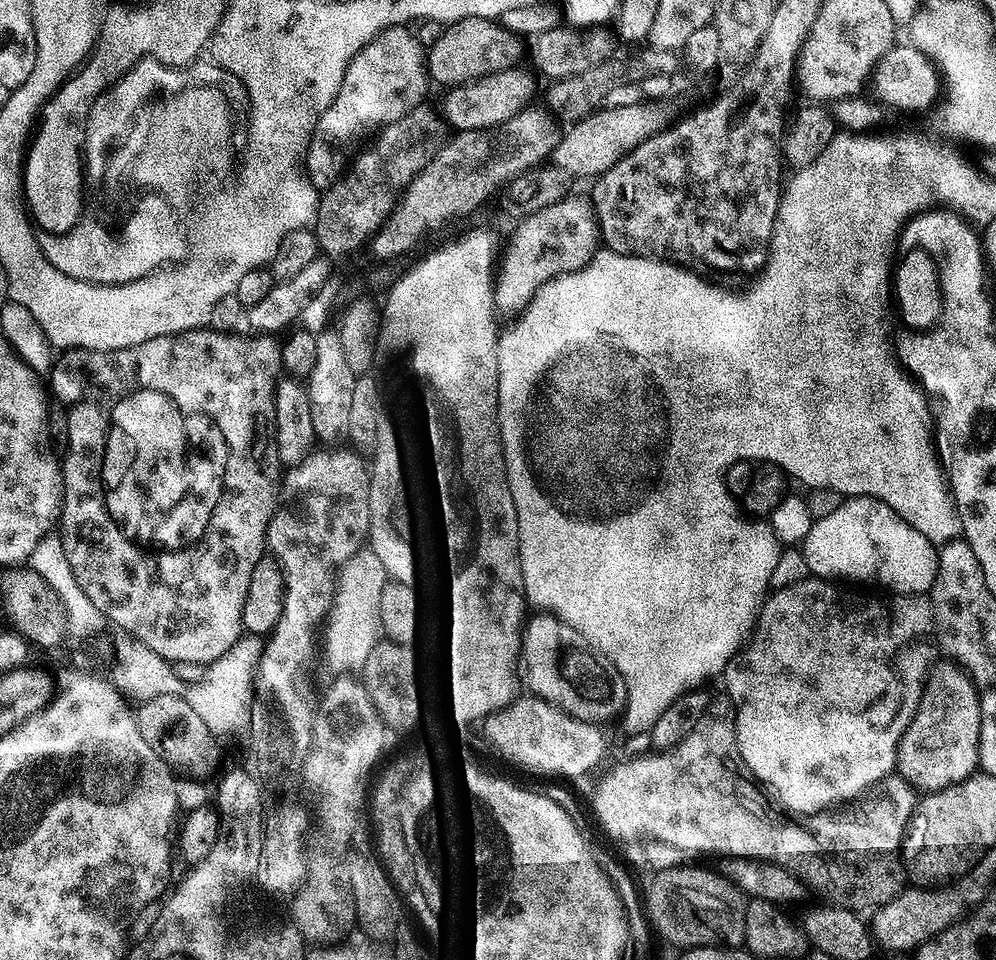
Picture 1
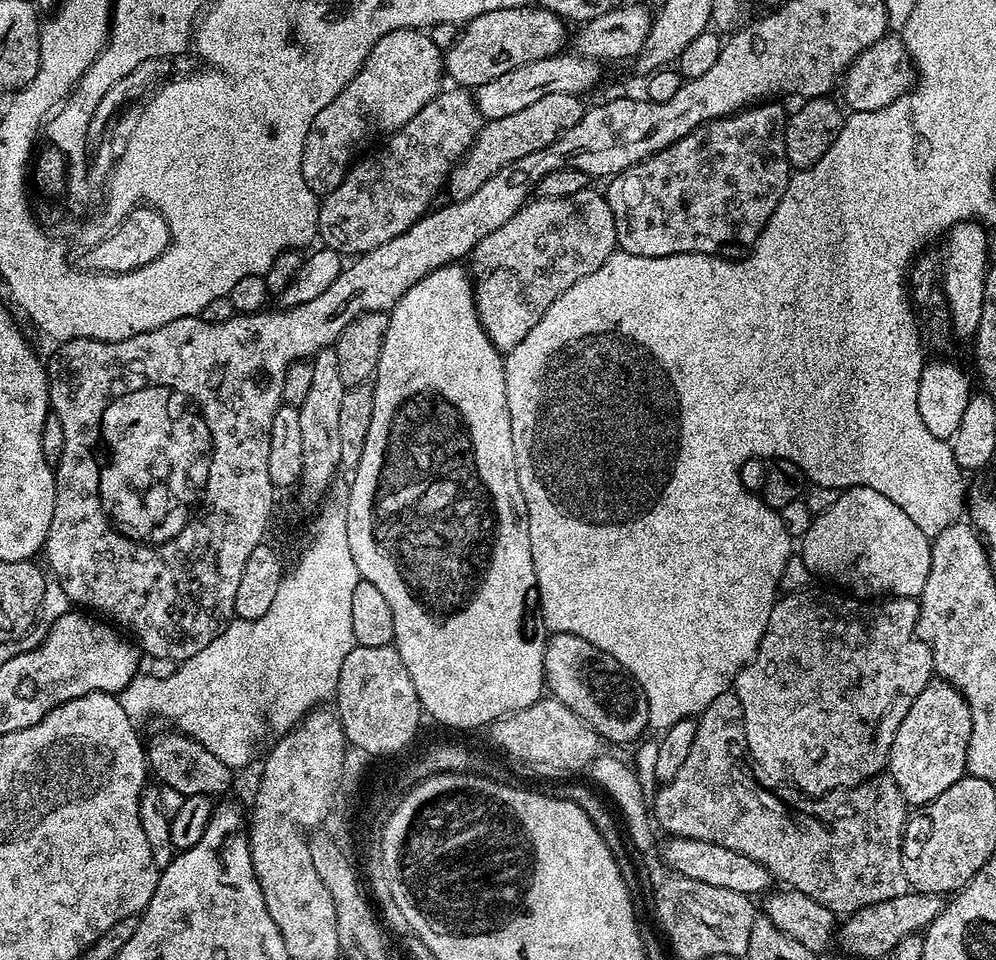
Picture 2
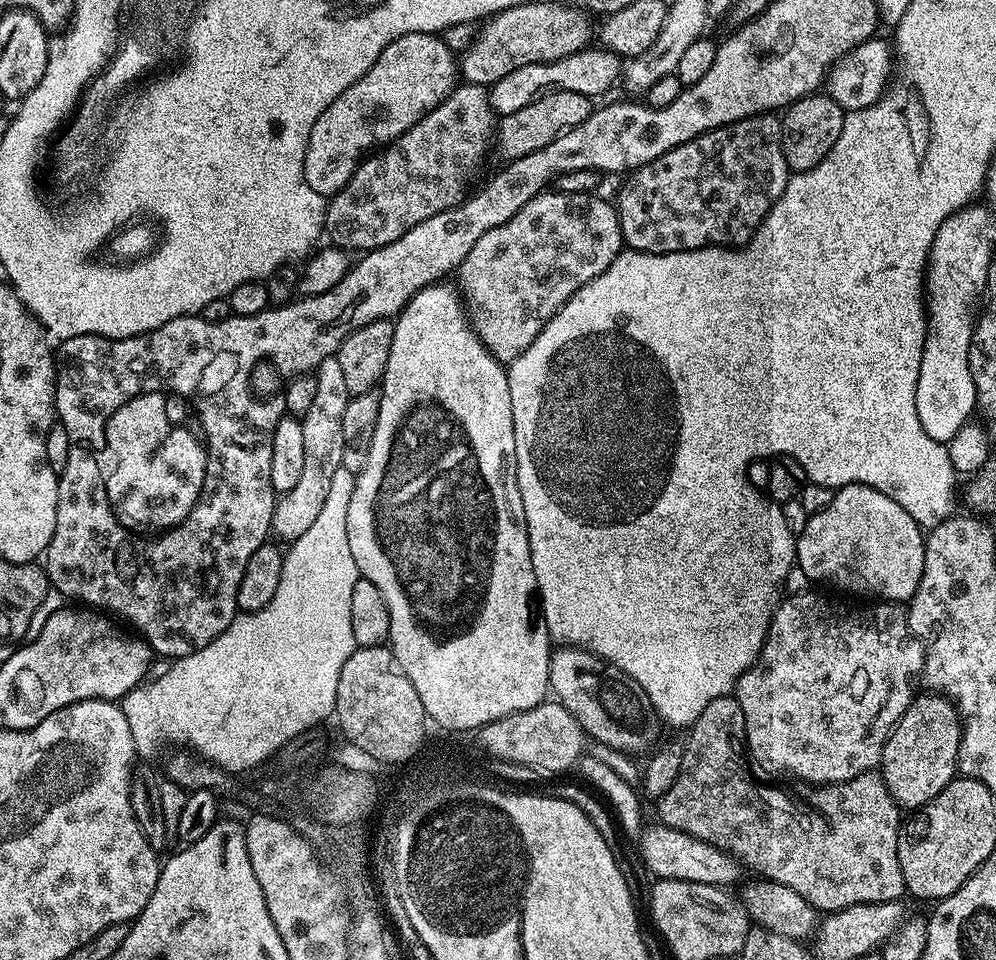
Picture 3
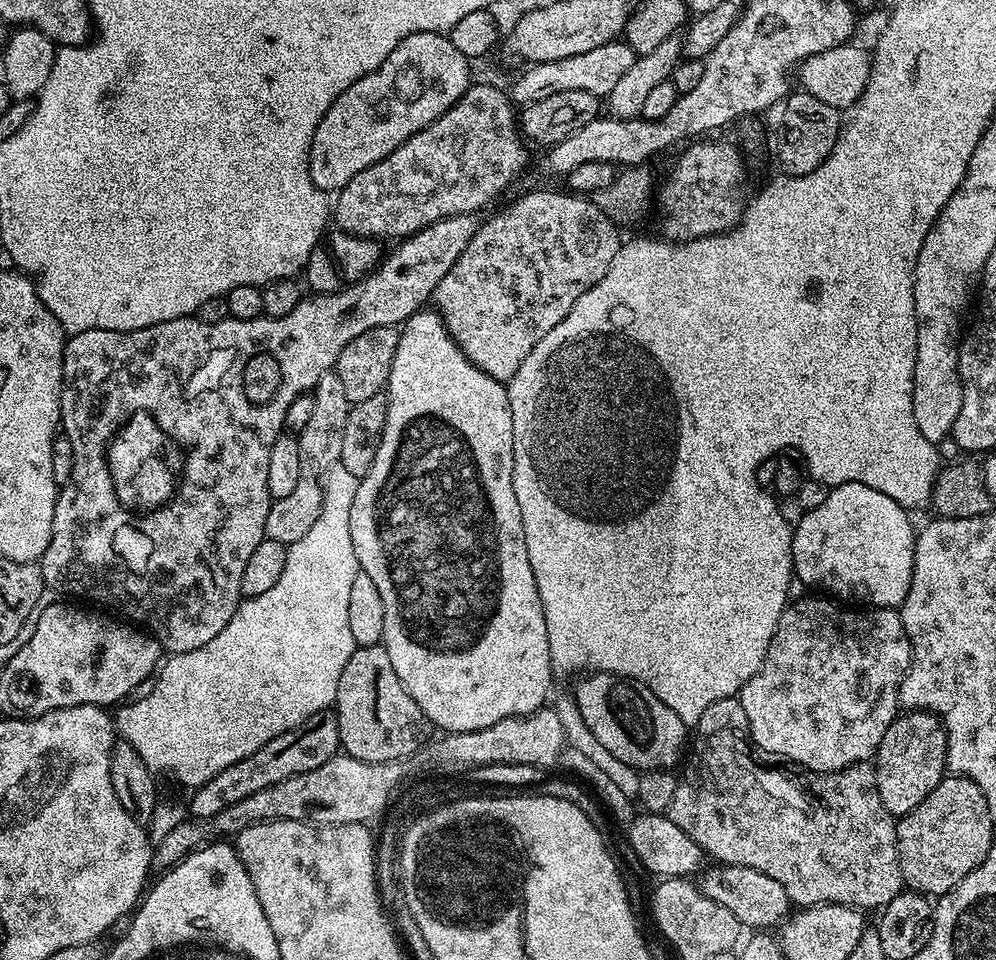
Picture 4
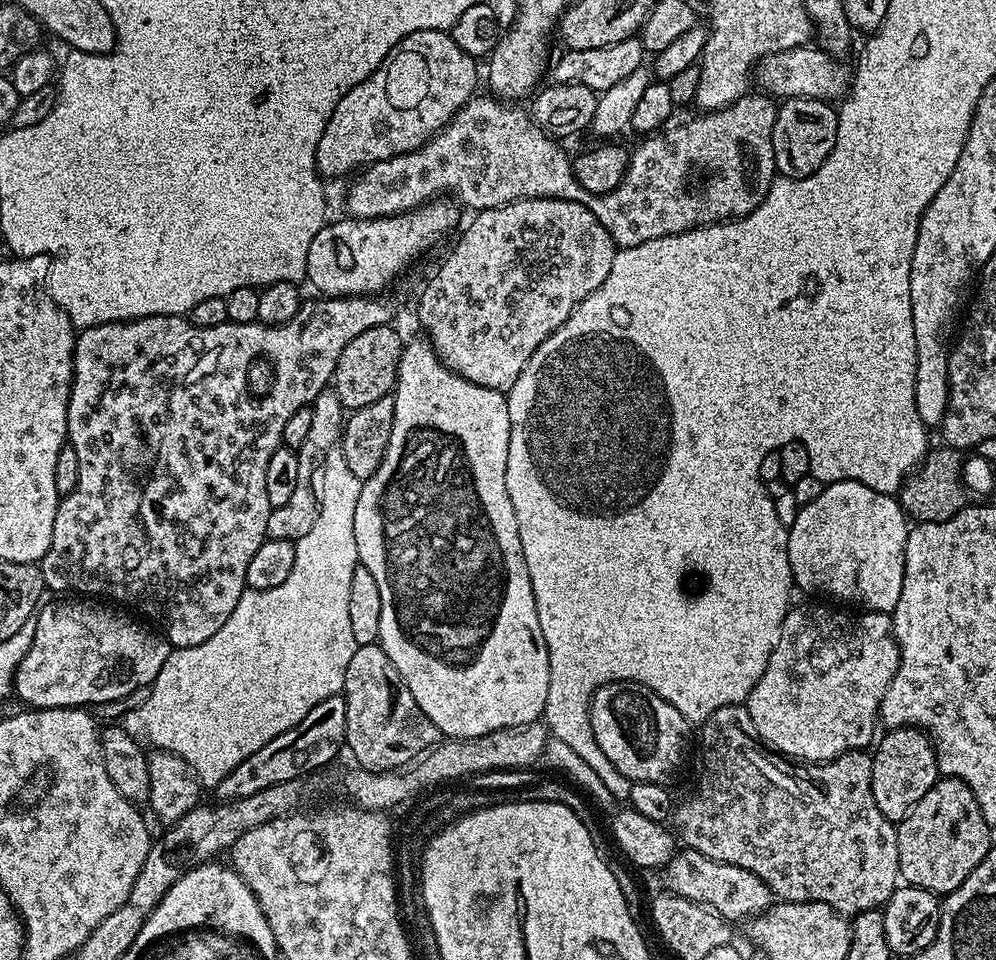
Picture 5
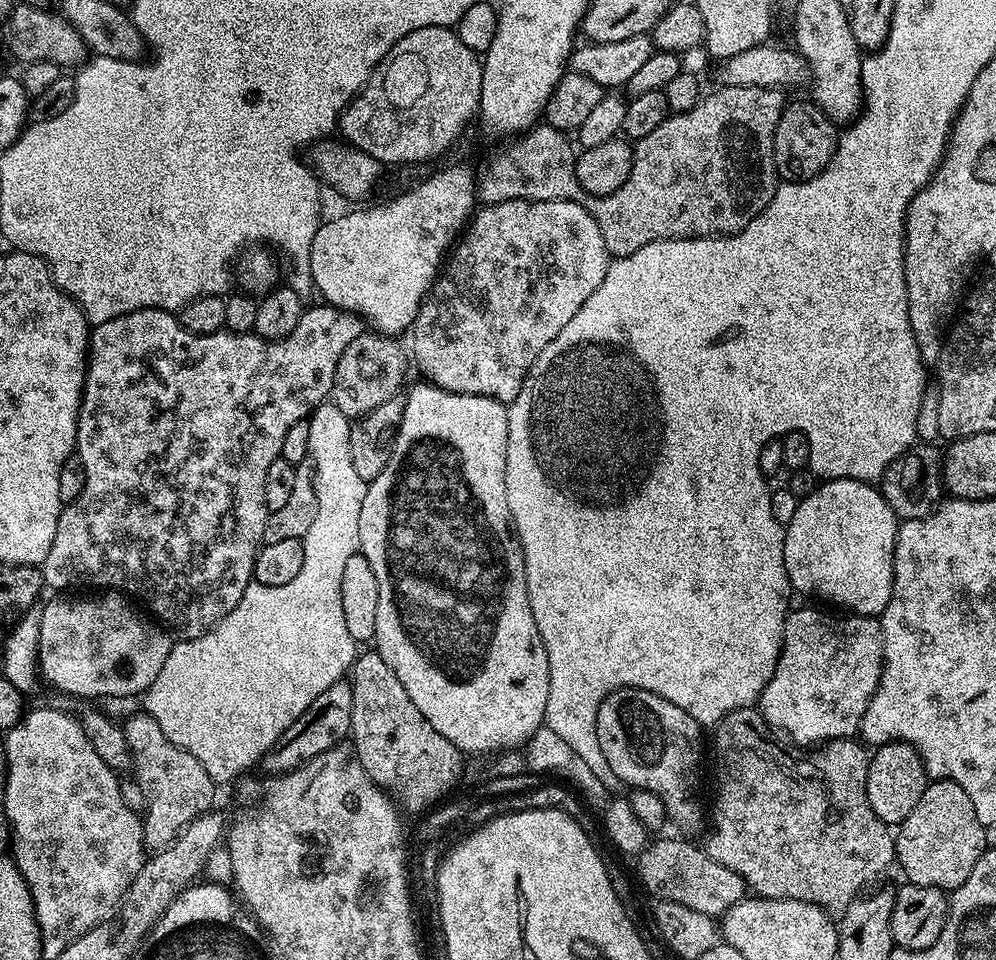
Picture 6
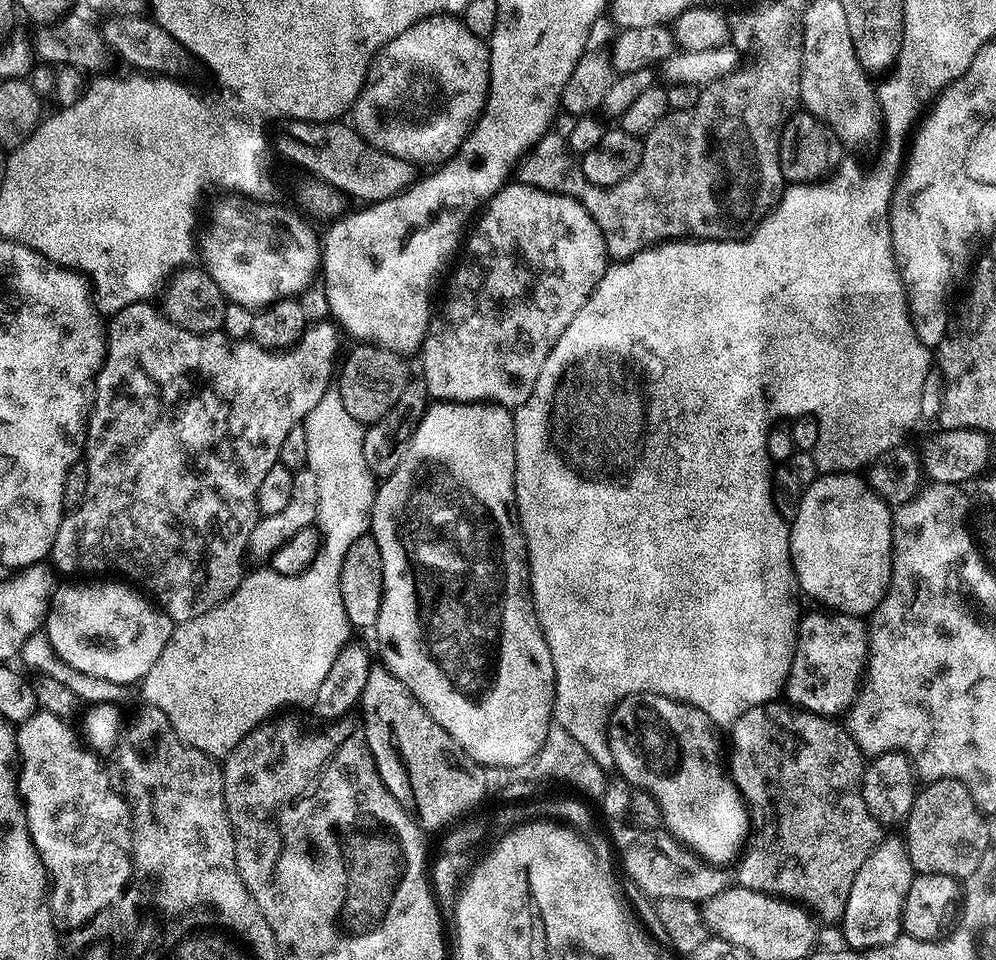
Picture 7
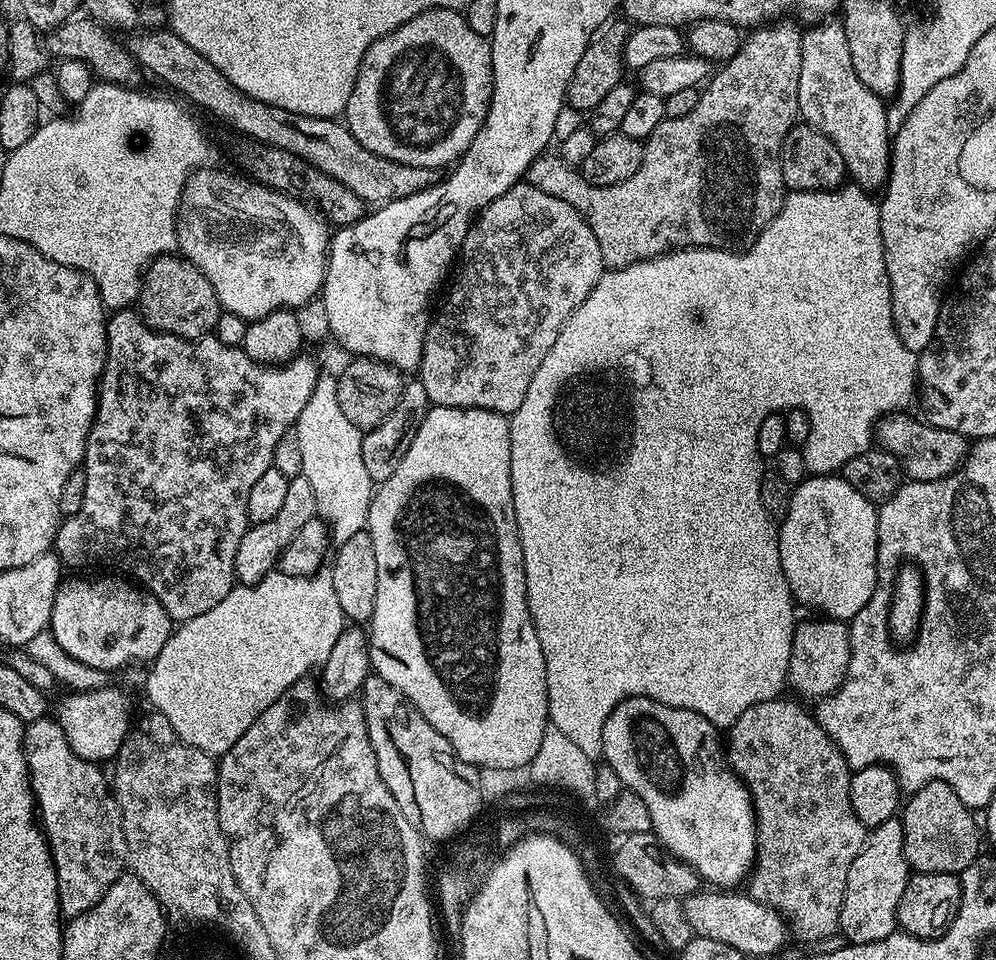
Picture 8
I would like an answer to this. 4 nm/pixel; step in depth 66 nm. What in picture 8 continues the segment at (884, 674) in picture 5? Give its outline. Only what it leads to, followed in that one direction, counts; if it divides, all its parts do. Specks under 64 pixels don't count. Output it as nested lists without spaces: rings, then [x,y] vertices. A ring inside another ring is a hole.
[[[827,618],[801,619],[794,630],[788,684],[801,692],[799,695],[822,698],[836,691],[848,670],[850,644],[848,642],[848,624],[843,620]]]

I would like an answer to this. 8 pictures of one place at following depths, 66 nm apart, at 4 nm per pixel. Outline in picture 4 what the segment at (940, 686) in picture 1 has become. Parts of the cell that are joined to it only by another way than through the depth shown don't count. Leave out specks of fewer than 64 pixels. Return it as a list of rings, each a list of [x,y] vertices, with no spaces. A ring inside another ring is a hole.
[[[908,710],[897,715],[893,719],[892,725],[882,734],[882,742],[876,748],[874,757],[874,767],[876,769],[876,781],[878,782],[878,794],[882,794],[882,806],[894,818],[899,818],[910,814],[938,786],[938,782],[943,780],[948,767],[948,735],[944,729],[944,723],[940,717],[932,712],[922,712],[919,710]]]

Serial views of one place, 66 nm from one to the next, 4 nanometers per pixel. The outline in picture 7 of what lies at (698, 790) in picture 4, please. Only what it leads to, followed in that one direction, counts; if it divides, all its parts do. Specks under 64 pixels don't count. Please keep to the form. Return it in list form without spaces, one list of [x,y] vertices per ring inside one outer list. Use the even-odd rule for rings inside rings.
[[[788,706],[776,707],[751,708],[730,725],[732,745],[729,748],[727,745],[726,748],[726,771],[732,777],[732,781],[736,783],[736,789],[740,793],[741,800],[744,801],[744,807],[750,821],[748,839],[742,849],[742,855],[735,865],[735,868],[737,867],[736,876],[740,879],[737,881],[741,888],[752,888],[756,892],[763,892],[767,896],[777,897],[782,901],[793,901],[806,908],[817,921],[832,926],[839,921],[843,914],[846,898],[850,894],[851,882],[854,881],[856,872],[876,845],[881,842],[882,828],[866,810],[860,797],[858,785],[862,768],[861,765],[856,765],[857,753],[847,743],[844,745],[840,741],[839,734],[828,725],[831,723],[827,719],[817,718],[811,714],[805,714],[803,711],[793,710]]]

